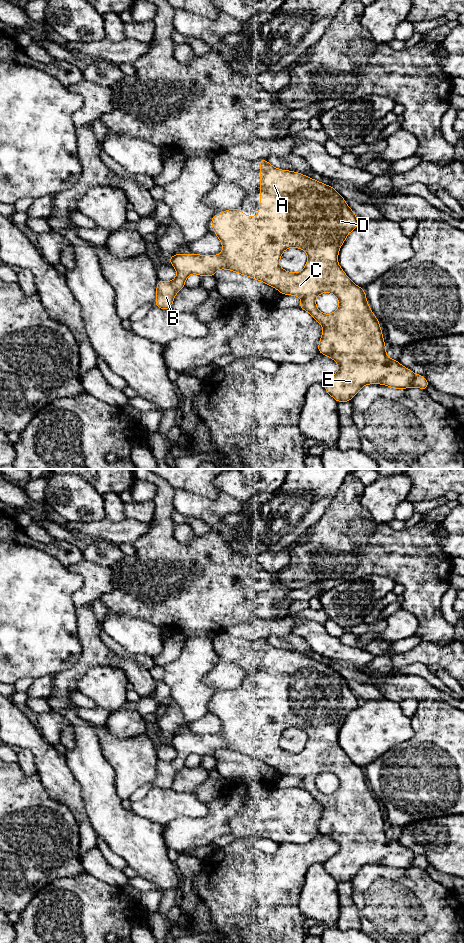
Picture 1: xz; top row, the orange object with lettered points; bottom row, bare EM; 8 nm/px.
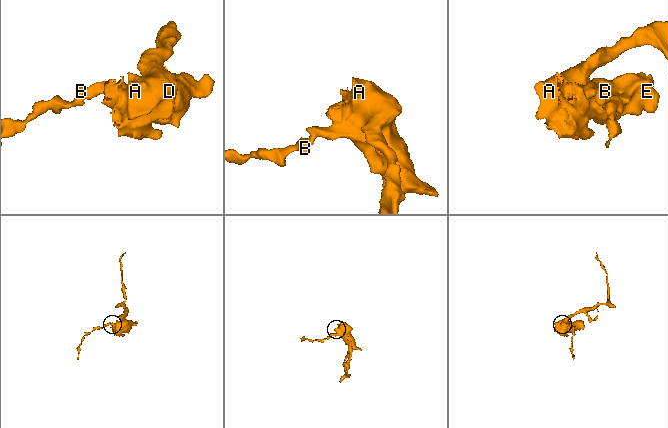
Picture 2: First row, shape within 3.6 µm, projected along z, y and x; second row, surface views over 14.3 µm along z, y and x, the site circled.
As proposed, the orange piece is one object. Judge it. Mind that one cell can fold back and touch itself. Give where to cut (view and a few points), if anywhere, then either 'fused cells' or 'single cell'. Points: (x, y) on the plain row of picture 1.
no cut | single cell

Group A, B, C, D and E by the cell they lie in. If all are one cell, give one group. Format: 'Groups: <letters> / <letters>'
Groups: A B C D E

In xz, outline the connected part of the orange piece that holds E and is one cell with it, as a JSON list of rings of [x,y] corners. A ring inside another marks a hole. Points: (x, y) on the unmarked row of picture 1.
[[[260,639],[260,687],[259,693],[254,698],[242,694],[240,688],[222,691],[219,698],[214,693],[210,700],[212,710],[222,723],[221,735],[197,735],[176,734],[170,737],[169,742],[177,751],[177,757],[169,762],[159,760],[157,762],[156,787],[170,789],[174,777],[178,771],[185,766],[186,758],[196,753],[200,756],[215,757],[217,749],[228,749],[244,756],[260,760],[267,765],[276,768],[283,775],[301,776],[302,780],[298,787],[309,792],[312,797],[323,806],[322,817],[318,825],[318,832],[324,834],[338,843],[338,851],[324,863],[325,870],[337,882],[347,882],[367,864],[383,864],[396,869],[418,867],[424,870],[428,868],[428,861],[422,855],[413,853],[402,846],[398,841],[386,836],[385,822],[378,799],[371,791],[365,776],[365,770],[355,765],[344,753],[338,744],[337,738],[341,725],[344,723],[349,712],[356,709],[358,705],[356,694],[346,684],[345,679],[332,667],[306,655],[287,650],[280,650],[270,645],[266,639]],[[290,727],[304,730],[308,735],[308,741],[300,753],[290,753],[279,745],[281,734]],[[329,772],[337,776],[339,780],[338,789],[326,795],[316,787],[316,777]]]

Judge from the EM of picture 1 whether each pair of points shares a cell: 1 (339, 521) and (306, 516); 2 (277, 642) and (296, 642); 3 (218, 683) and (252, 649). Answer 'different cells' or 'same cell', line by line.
1: different cells
2: same cell
3: different cells

